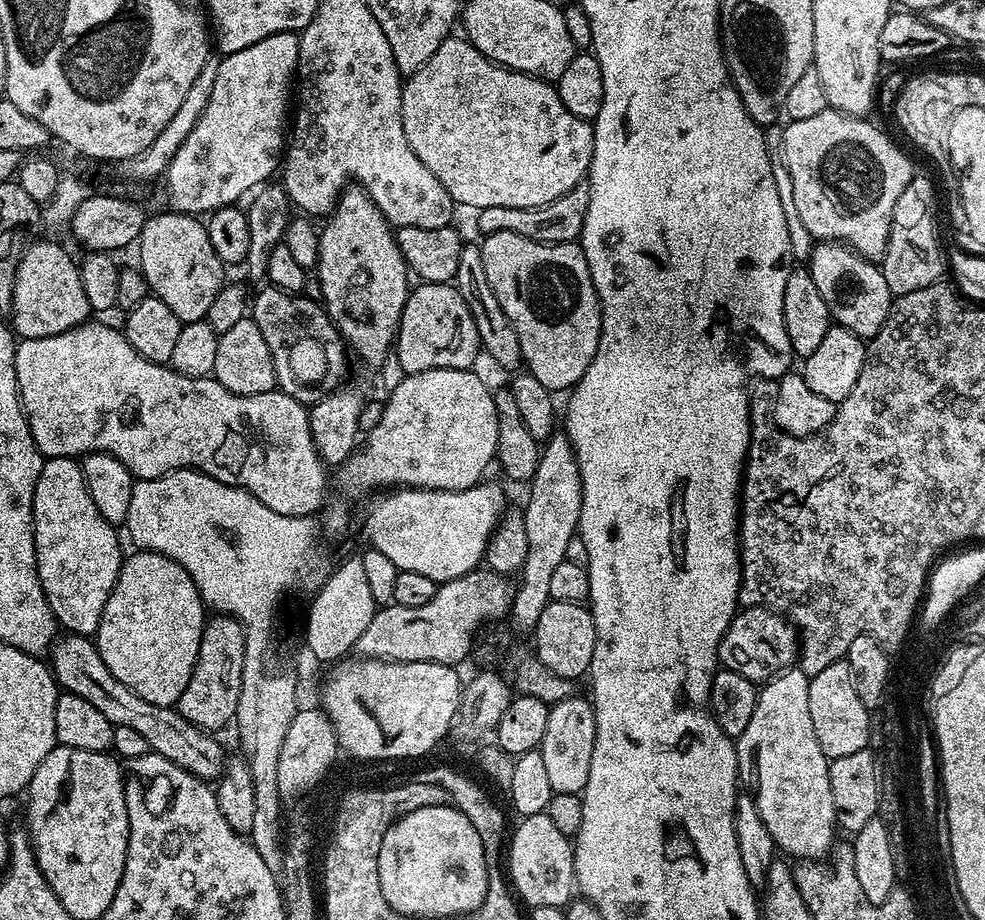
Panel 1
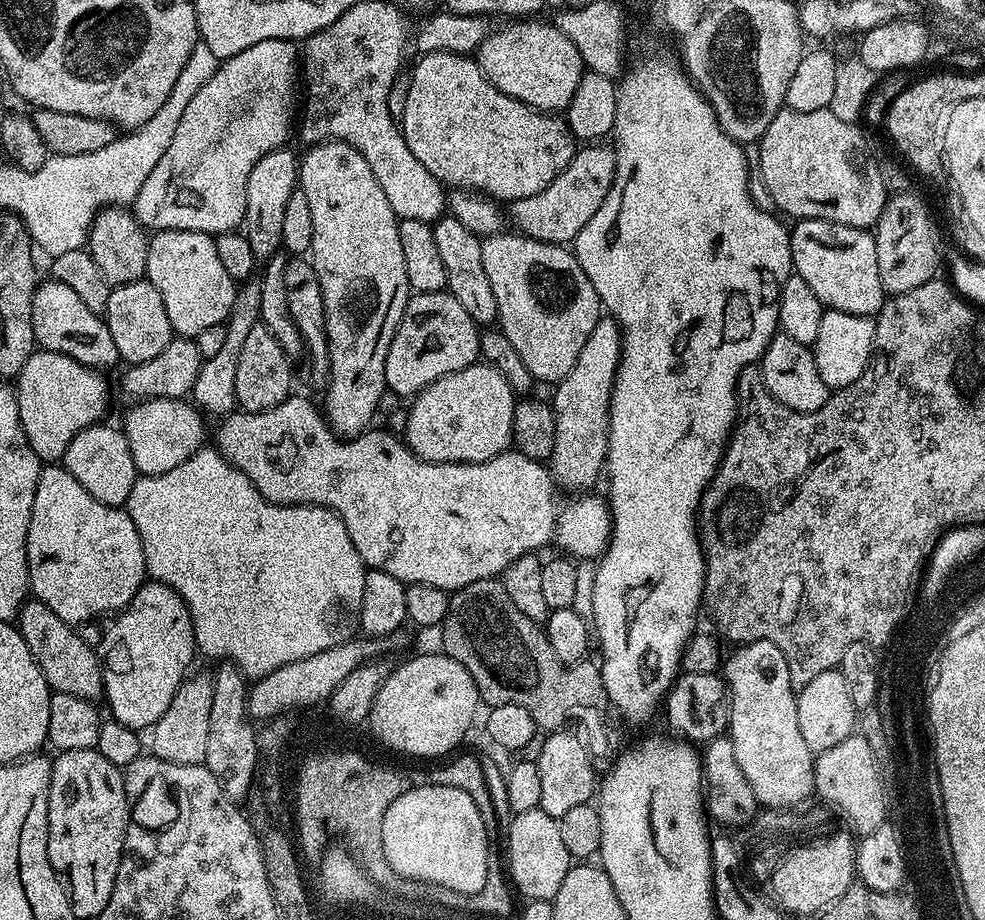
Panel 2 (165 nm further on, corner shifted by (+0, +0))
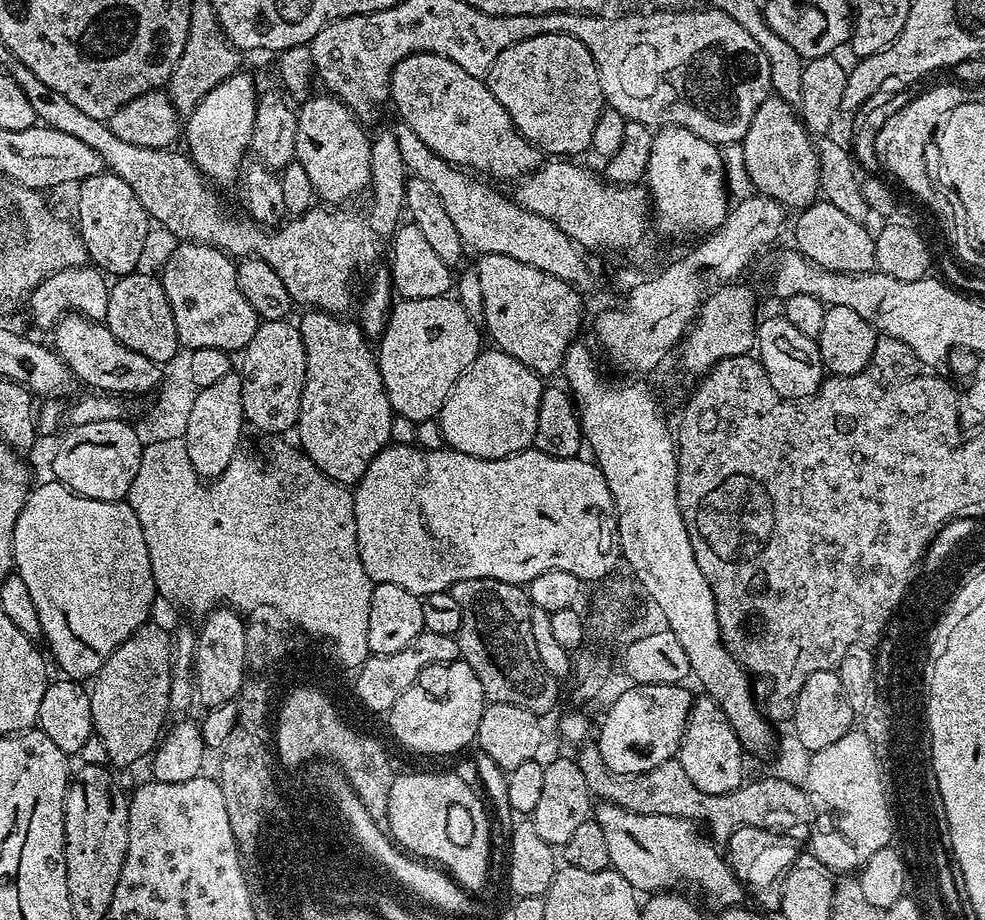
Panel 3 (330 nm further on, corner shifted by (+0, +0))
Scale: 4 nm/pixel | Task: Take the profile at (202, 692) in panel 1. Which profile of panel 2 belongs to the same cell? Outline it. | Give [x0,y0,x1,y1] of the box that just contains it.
[150,676,214,764]

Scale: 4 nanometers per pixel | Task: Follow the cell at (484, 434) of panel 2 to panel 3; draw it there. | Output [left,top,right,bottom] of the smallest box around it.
[438,350,546,460]

